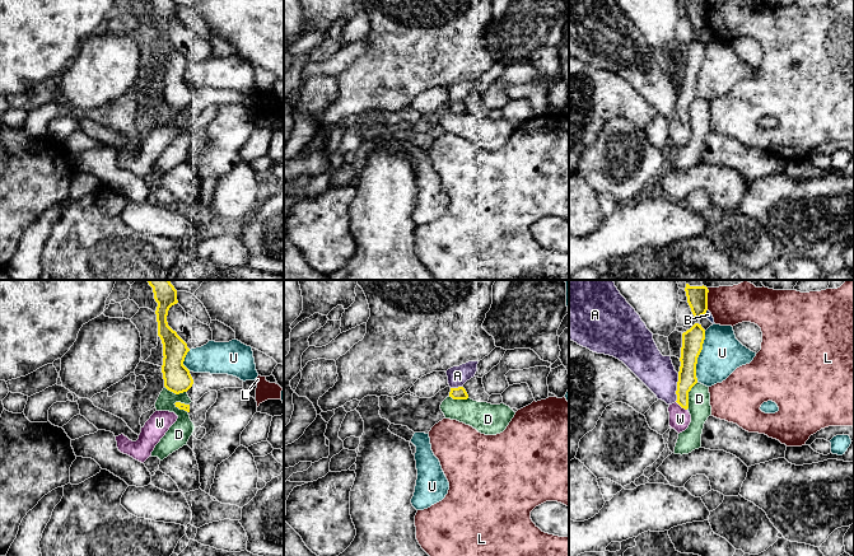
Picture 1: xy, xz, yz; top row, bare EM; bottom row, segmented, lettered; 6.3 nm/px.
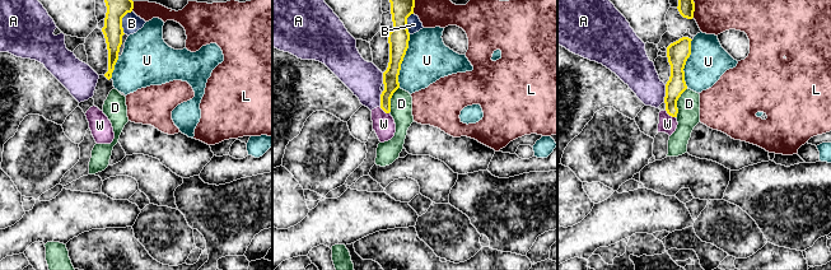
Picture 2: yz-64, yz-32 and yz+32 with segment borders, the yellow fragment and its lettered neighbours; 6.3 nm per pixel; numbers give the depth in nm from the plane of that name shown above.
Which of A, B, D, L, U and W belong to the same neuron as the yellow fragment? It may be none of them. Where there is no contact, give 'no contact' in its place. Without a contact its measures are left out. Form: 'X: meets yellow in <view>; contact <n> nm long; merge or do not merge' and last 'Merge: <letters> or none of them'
A: meets yellow in yz; contact 190 nm long; do not merge
B: meets yellow in yz; contact 50 nm long; do not merge
D: meets yellow in yz; contact 190 nm long; do not merge
L: meets yellow in yz; contact 140 nm long; do not merge
U: meets yellow in yz; contact 320 nm long; do not merge
W: meets yellow in yz; contact 90 nm long; do not merge
Merge: none of them

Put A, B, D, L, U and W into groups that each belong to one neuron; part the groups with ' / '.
A W / B / D / L / U

